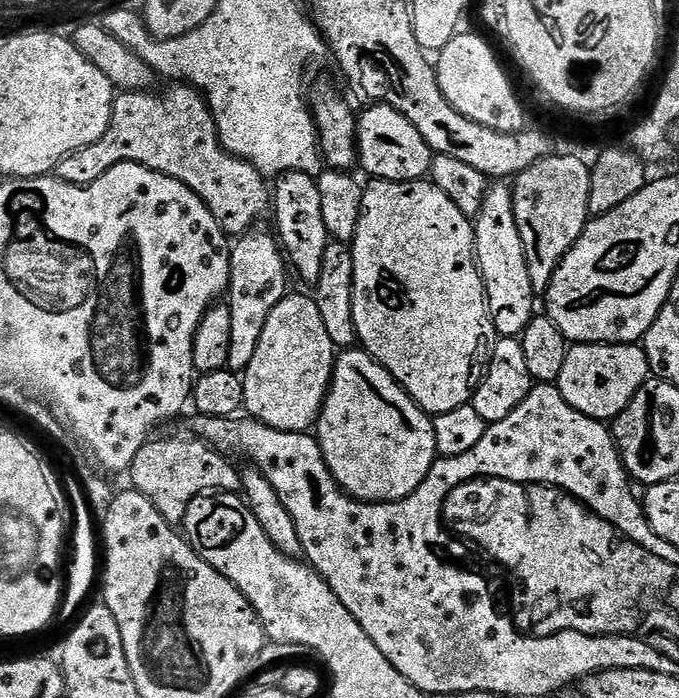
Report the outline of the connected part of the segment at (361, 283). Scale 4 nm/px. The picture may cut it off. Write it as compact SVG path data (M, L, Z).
M369 179L362 198L362 214L358 222L356 237L350 245L354 258L354 326L357 341L363 351L377 362L410 394L410 398L420 409L435 418L446 414L446 410L458 410L458 406L471 404L474 385L478 380L478 370L485 367L492 354L492 347L498 339L496 328L492 324L492 315L488 313L488 296L484 293L484 283L480 277L480 268L476 265L476 229L473 221L450 198L446 198L437 184L431 179L423 180L374 180Z

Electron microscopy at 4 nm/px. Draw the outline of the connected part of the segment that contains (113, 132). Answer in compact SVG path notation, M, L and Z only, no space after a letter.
M172 86L165 94L164 100L155 96L155 91L147 92L121 92L117 95L116 102L112 106L112 121L106 130L106 134L96 144L78 149L57 166L55 177L64 180L74 186L86 186L90 182L98 182L106 170L110 170L119 164L134 162L146 166L155 172L164 172L170 178L185 184L200 201L214 214L214 218L220 223L220 228L229 237L239 238L253 227L252 224L264 211L270 208L270 188L266 185L265 177L252 164L244 160L237 160L231 156L220 144L220 138L216 134L216 123L212 112L208 108L208 102L194 88L187 86Z

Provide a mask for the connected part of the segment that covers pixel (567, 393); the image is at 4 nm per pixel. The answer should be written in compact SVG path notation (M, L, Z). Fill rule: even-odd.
M572 344L566 354L562 374L556 379L562 398L582 414L611 422L650 379L648 359L643 347L634 344Z

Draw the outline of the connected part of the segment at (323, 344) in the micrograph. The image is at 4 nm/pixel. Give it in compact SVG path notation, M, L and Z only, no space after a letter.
M289 294L270 310L270 318L266 322L266 330L262 330L262 338L258 338L258 350L254 350L254 358L250 358L250 366L242 374L244 382L243 411L251 419L274 430L287 432L308 432L315 429L324 409L324 400L328 397L328 387L332 385L332 371L336 368L338 349L330 342L330 334L322 322L322 314L318 314L318 306L311 295L295 296Z

